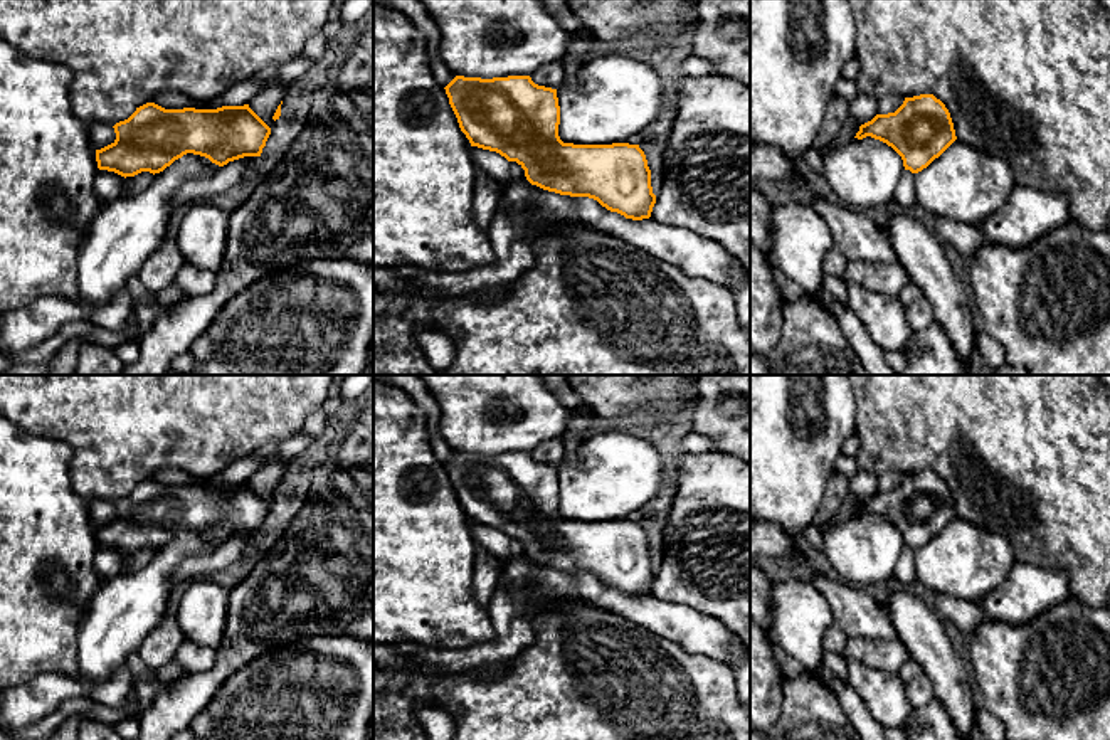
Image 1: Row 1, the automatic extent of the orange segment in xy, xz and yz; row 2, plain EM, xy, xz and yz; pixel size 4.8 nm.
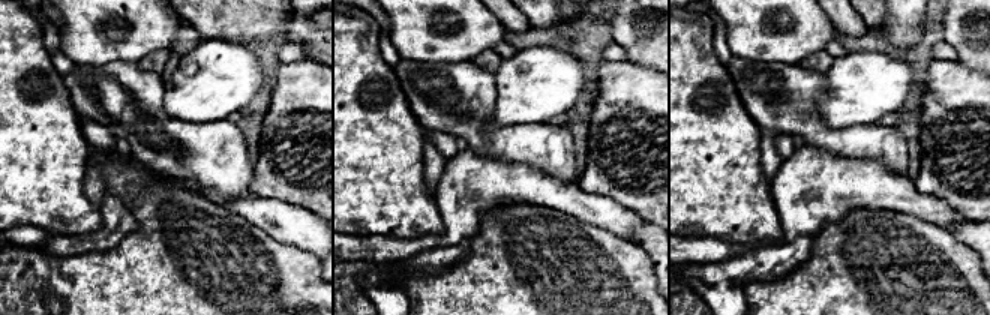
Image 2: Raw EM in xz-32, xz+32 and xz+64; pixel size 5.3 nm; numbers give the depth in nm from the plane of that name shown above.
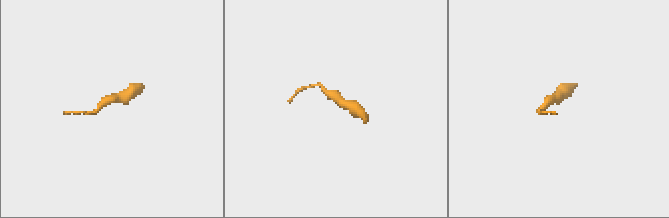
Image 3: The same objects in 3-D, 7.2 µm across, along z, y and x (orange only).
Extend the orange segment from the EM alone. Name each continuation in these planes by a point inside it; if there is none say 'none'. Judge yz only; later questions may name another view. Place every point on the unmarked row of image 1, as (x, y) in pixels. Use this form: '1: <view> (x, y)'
none

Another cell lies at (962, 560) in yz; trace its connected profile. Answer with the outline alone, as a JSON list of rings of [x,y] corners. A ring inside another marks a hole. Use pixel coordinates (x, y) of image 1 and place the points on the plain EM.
[[[955,516],[915,550],[915,575],[933,594],[982,602],[1004,584],[1014,562],[1004,536]]]

